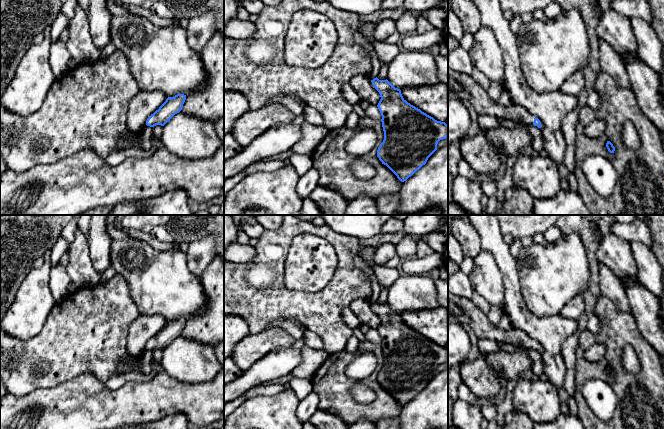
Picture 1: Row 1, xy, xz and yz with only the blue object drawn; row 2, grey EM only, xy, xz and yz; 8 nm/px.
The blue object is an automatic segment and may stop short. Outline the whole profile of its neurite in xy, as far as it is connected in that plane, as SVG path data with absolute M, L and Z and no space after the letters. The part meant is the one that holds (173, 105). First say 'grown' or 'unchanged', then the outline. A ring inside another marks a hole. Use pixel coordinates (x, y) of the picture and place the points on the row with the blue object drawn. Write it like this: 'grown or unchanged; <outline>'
unchanged; M177 94L174 97L168 97L166 101L156 110L146 121L146 125L154 127L156 125L164 126L170 119L179 113L186 100L186 95Z

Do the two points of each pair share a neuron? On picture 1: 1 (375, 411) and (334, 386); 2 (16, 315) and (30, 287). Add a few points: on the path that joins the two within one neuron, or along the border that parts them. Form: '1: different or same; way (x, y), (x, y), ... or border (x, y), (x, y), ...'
1: same; way (364, 411), (357, 411), (343, 397)
2: same; way (23, 308), (30, 301), (30, 294)

